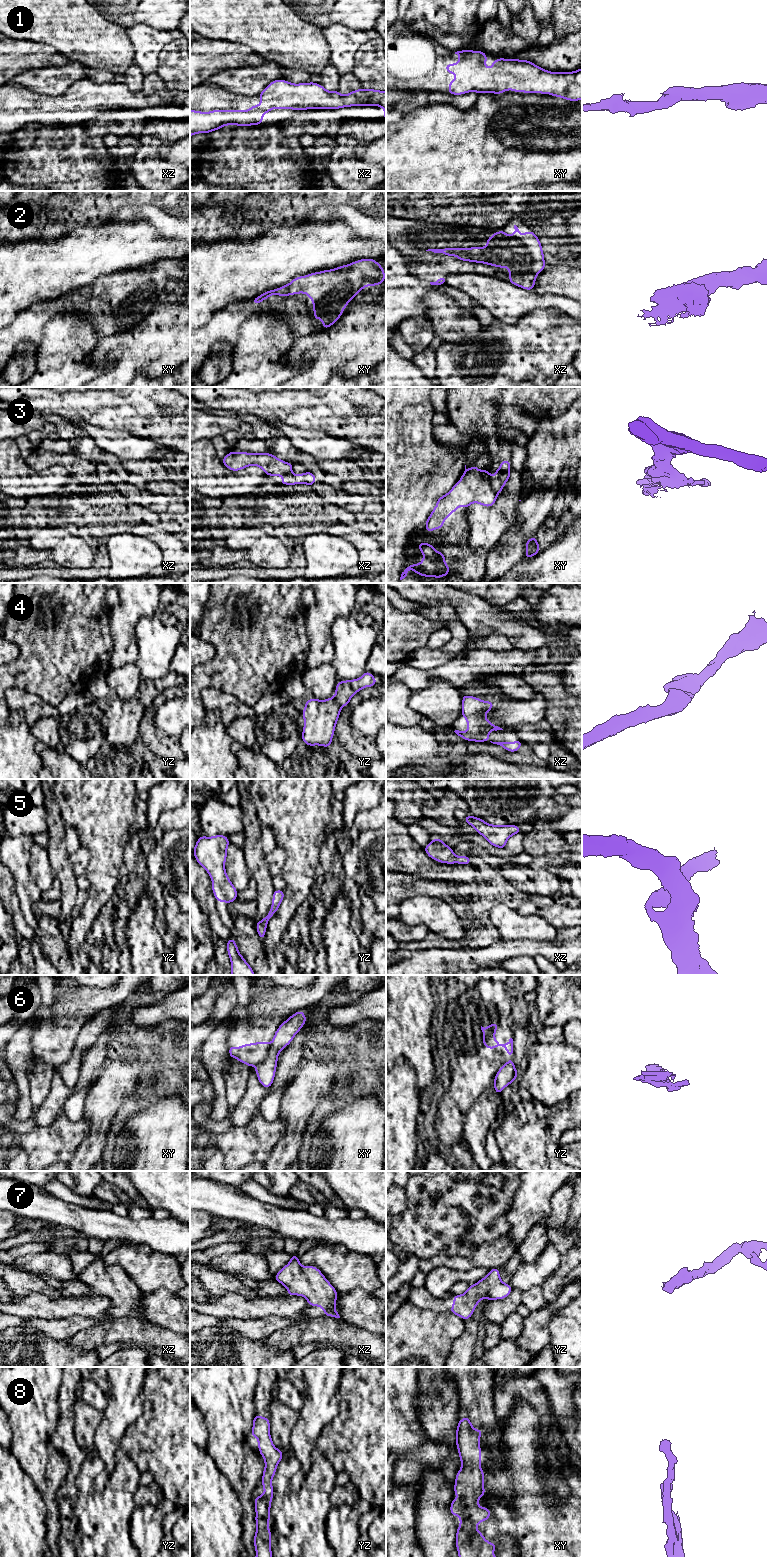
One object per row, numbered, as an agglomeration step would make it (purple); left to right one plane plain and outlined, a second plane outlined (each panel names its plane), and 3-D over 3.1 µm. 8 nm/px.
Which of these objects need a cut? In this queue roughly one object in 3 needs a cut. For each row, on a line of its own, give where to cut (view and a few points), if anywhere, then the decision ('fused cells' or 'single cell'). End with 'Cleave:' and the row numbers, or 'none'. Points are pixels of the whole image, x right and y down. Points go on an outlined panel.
1: no cut; single cell
2: no cut; single cell
3: no cut; single cell
4: no cut; single cell
5: no cut; single cell
6: cut in xy along (270, 1044), (266, 1056), (258, 1064); fused cells
7: no cut; single cell
8: no cut; single cell
Cleave: 6

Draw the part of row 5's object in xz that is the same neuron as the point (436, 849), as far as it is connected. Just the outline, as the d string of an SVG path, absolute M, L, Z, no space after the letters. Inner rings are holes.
M434 838L424 847L424 850L430 858L440 863L471 865L470 856L456 856L453 848L446 845L440 838Z

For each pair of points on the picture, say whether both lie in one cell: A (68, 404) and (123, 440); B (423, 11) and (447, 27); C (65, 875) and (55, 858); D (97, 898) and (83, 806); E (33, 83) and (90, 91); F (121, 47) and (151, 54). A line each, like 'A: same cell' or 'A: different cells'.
A: different cells
B: same cell
C: same cell
D: same cell
E: different cells
F: different cells

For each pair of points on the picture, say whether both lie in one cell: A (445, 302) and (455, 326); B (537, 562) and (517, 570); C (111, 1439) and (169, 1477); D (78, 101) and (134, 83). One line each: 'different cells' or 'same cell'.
A: same cell
B: same cell
C: different cells
D: different cells

